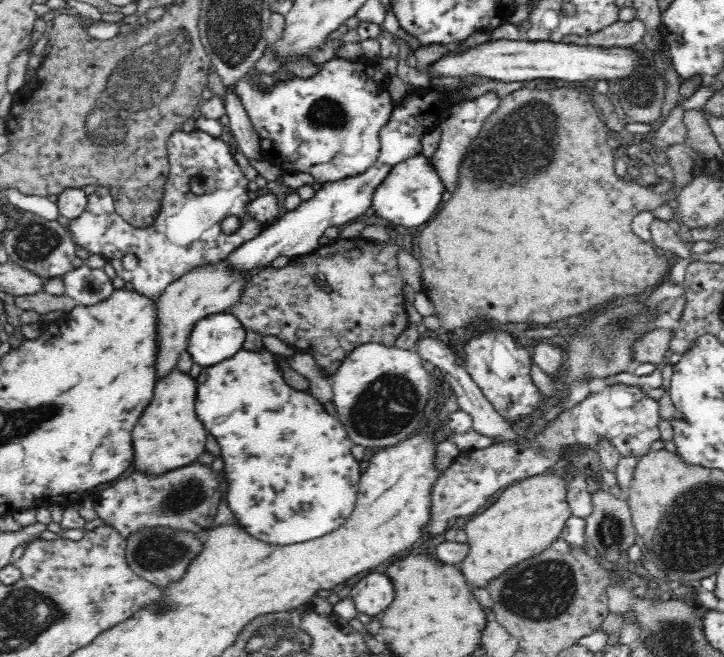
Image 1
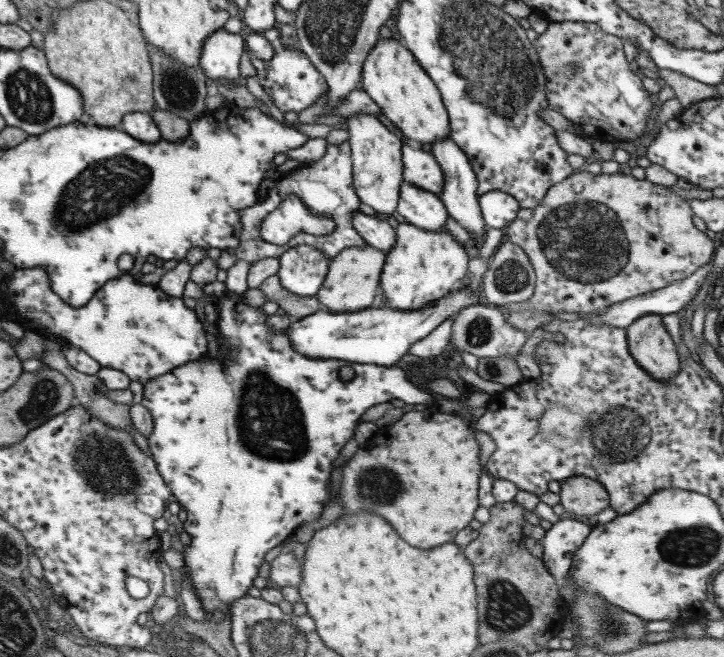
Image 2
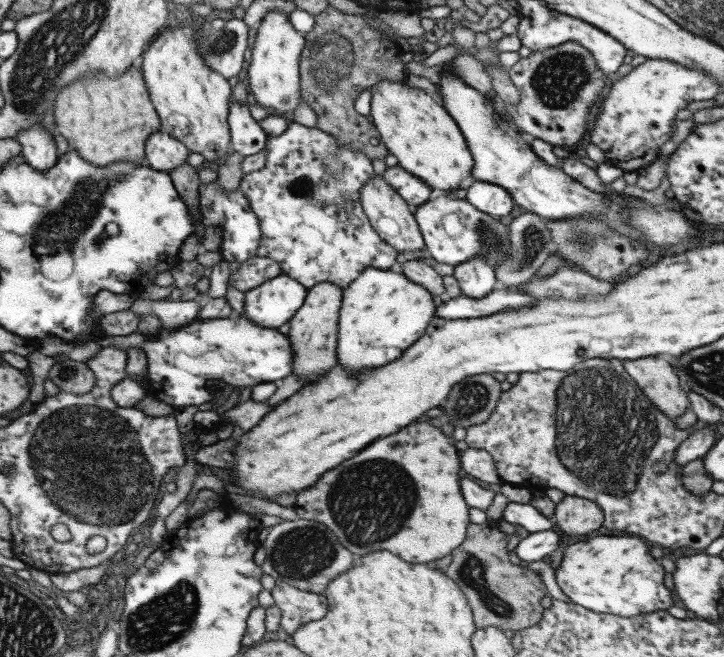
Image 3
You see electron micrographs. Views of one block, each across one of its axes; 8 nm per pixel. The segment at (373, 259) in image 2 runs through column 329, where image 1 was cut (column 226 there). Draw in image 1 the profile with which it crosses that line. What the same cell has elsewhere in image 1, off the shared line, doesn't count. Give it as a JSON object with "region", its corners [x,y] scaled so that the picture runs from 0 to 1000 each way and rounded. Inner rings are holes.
{"region":[[[304,396],[304,399],[298,402],[282,402],[282,405],[265,408],[260,417],[250,420],[227,440],[227,444],[221,447],[221,452],[218,452],[215,458],[215,479],[218,479],[218,493],[215,493],[215,504],[218,504],[217,524],[218,528],[221,528],[221,533],[218,533],[218,545],[215,545],[215,575],[218,575],[218,578],[227,575],[227,572],[232,572],[235,563],[244,560],[249,539],[258,534],[258,514],[264,510],[265,502],[276,487],[286,484],[289,479],[316,475],[318,469],[334,454],[337,438],[340,438],[347,417],[345,414],[336,414],[336,411],[334,414],[319,411],[311,396]]]}

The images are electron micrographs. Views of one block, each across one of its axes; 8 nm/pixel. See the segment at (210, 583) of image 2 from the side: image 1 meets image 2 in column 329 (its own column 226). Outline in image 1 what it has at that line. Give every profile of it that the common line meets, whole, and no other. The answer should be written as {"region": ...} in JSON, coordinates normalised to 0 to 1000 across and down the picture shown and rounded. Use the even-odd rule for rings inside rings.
{"region":[[[331,533],[312,551],[279,559],[269,575],[271,630],[282,651],[301,670],[309,700],[311,761],[327,796],[345,816],[370,828],[409,828],[456,813],[475,798],[492,770],[497,705],[483,688],[488,673],[479,654],[453,630],[425,595],[403,591],[390,574],[385,545],[373,533]]]}

